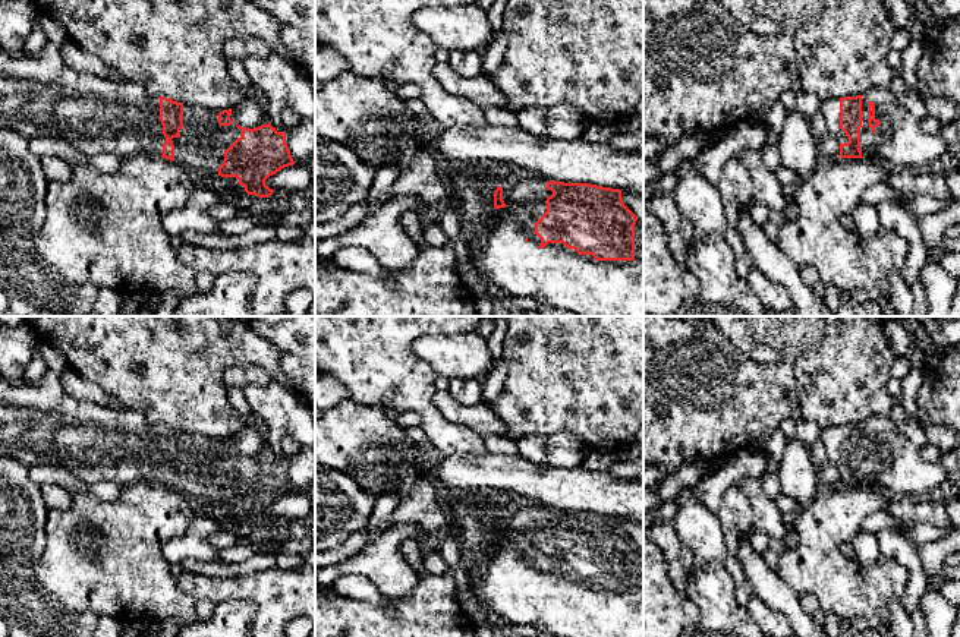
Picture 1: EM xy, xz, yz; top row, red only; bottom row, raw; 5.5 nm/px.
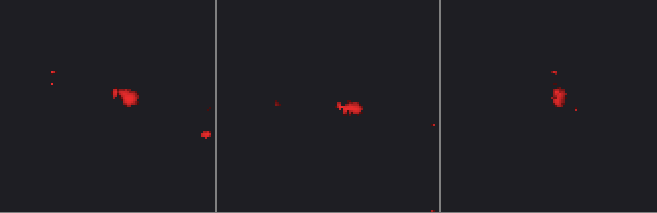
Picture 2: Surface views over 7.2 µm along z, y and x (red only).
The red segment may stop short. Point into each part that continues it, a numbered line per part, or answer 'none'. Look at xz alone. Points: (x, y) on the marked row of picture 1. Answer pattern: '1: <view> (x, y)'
1: xz (563, 278)

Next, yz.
1: yz (899, 139)

